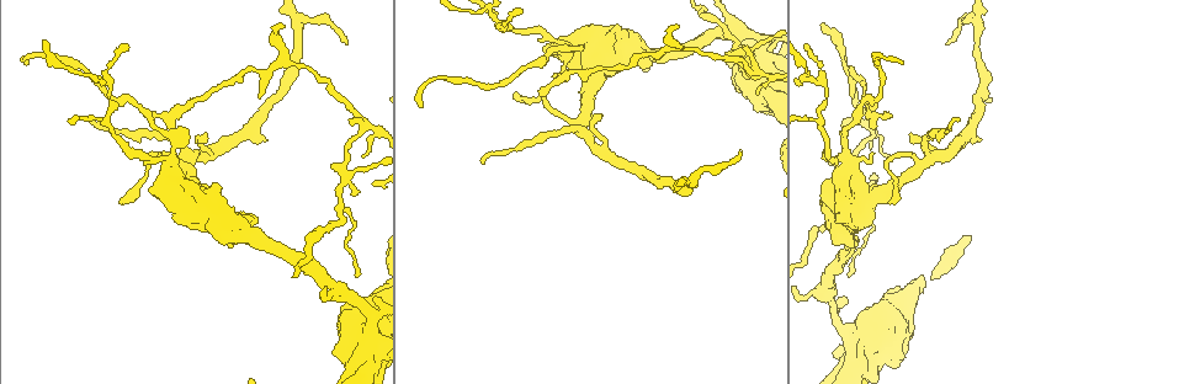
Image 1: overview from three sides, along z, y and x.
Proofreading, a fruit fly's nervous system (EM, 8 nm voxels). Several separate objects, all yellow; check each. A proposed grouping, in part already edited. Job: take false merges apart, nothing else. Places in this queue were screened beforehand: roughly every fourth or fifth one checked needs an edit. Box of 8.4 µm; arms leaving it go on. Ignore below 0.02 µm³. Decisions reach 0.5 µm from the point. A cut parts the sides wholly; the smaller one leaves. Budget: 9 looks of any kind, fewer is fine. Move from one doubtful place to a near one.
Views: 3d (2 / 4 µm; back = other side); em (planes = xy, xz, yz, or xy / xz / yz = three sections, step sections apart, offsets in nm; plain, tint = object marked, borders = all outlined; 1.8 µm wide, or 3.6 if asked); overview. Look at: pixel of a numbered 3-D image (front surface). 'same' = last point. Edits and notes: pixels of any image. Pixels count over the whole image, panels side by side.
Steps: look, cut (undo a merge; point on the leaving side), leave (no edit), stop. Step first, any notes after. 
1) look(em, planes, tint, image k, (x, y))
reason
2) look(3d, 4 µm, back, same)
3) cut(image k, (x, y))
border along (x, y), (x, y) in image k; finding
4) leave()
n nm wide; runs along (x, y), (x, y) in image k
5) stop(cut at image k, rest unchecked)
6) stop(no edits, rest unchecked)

look(3d, 2 µm, image 1, (170, 163))
thick turns thin

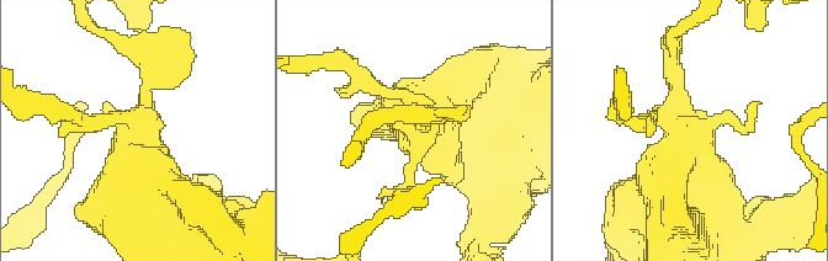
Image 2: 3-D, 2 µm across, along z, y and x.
look(em, 3.6 µm, planes, borders, image 2, (675, 128))

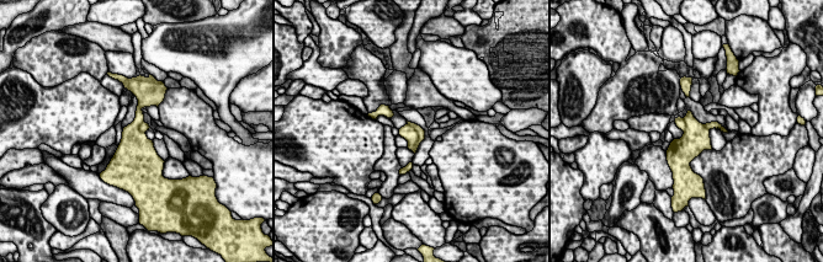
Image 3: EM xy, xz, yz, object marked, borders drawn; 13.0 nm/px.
cut(image 3, (421, 133))
border along (408, 123), (418, 134), (414, 150) in image 3; two cells meet here

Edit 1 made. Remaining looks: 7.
look(overview)

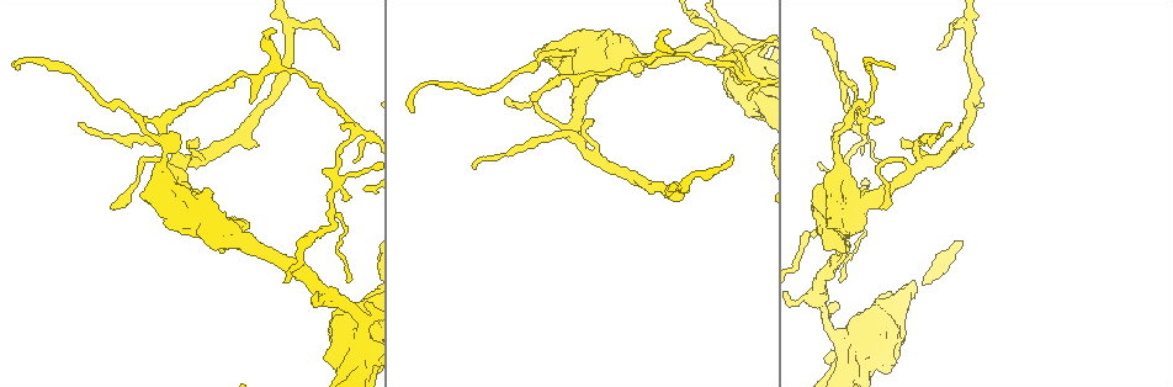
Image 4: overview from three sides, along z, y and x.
look(em, planes, tint, image 4, (838, 241))
sudden change in width

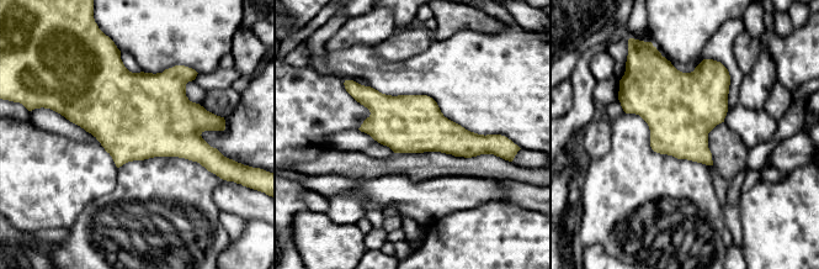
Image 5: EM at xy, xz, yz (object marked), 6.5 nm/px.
leave()
one cell here

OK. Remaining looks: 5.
look(3d, 4 µm, image 4, (826, 322))
thin neck

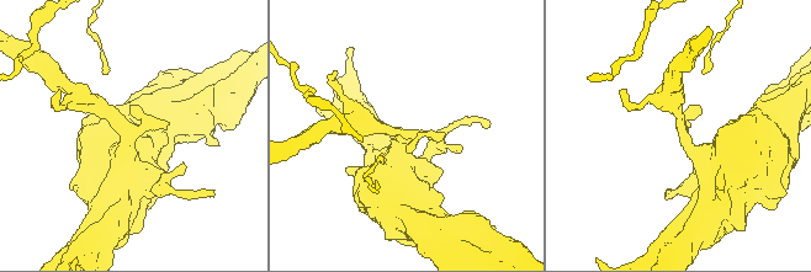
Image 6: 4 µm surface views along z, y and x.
look(em, planes, tint, image 6, (681, 134))
need the tissue

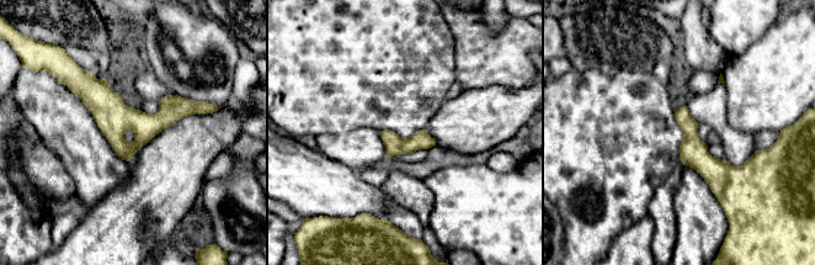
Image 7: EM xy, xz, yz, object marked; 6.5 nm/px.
leave()
runs along (74, 88), (121, 121), (198, 110) in image 7; one cell here

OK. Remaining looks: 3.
look(em, xy, step 4, tint, image 4, (685, 183))
abrupt turn

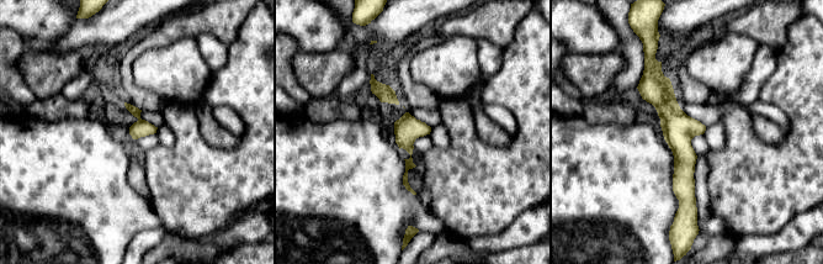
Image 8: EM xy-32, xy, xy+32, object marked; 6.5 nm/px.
look(em, planes, borders, same)
cut it another way

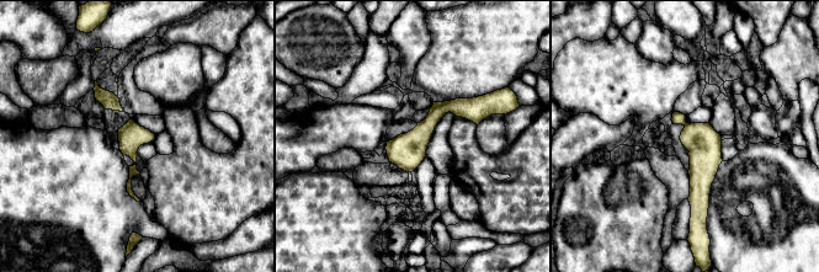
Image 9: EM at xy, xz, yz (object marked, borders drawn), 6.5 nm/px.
leave()
170 nm wide; one cell here

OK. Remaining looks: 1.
stop(cut at image 3, rest unchecked)

